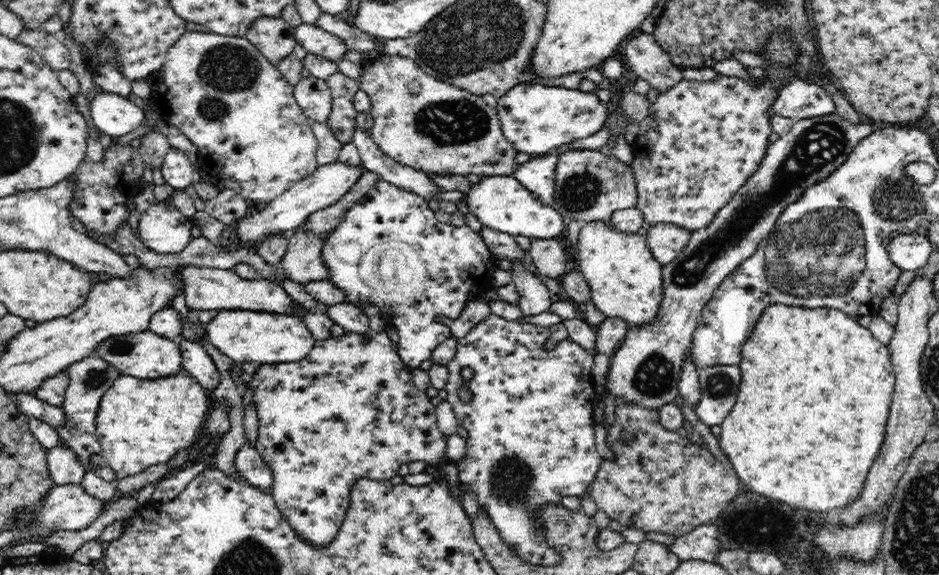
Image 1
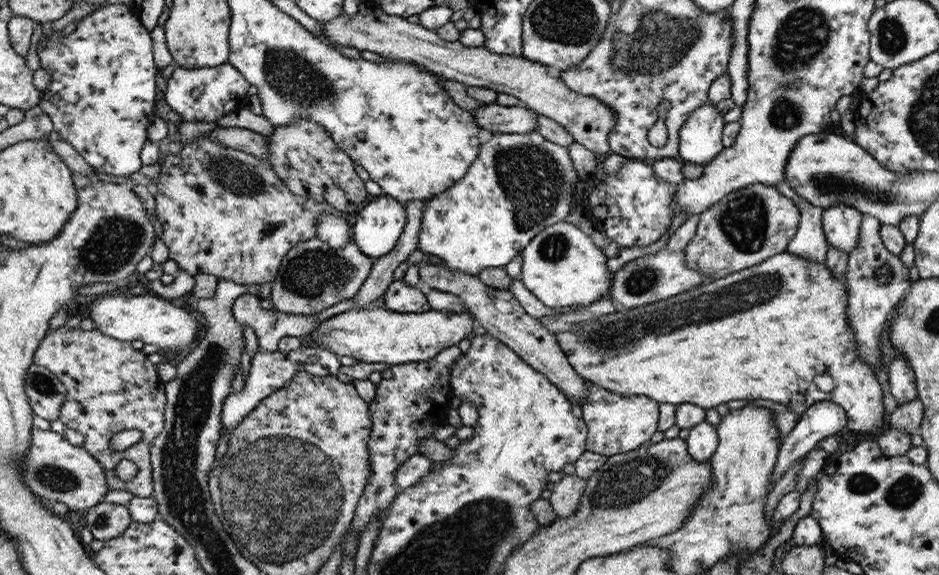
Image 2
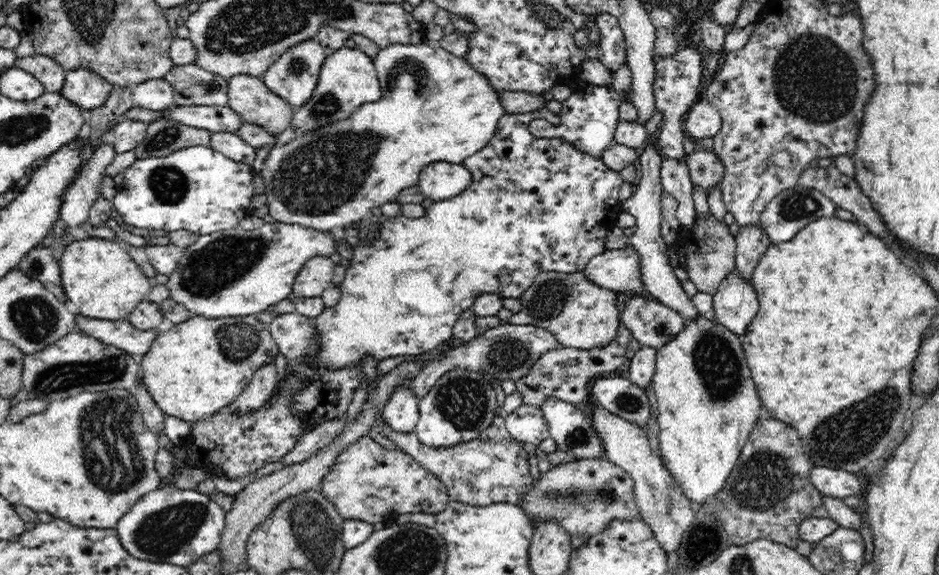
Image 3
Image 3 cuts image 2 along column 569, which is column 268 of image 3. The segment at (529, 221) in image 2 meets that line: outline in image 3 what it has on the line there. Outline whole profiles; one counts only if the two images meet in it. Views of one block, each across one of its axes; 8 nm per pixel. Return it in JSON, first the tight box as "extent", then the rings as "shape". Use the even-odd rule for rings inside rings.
{"extent":[260,41,506,232],"shape":[[[424,41],[418,44],[388,45],[386,48],[379,50],[373,63],[381,85],[382,97],[380,100],[360,105],[352,116],[344,120],[321,126],[315,131],[296,134],[292,141],[269,148],[269,153],[265,158],[260,175],[265,182],[265,191],[263,193],[266,195],[268,213],[276,222],[301,224],[304,227],[314,228],[322,232],[332,231],[337,228],[344,229],[351,226],[351,224],[360,222],[370,215],[372,208],[380,207],[386,202],[395,202],[402,190],[418,185],[422,168],[430,163],[446,161],[452,164],[460,164],[466,157],[472,156],[472,154],[484,148],[493,137],[498,120],[506,113],[499,99],[499,91],[492,88],[490,83],[466,62],[465,58],[454,56],[446,49],[435,46],[432,43]]]}

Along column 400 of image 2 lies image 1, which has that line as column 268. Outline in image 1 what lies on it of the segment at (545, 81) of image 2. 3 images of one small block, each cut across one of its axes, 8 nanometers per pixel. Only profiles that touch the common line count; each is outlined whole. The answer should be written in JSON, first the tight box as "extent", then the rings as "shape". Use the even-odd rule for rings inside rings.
{"extent":[244,16,296,64],"shape":[[[260,16],[250,24],[244,38],[275,64],[293,52],[296,46],[294,29],[282,18]]]}

